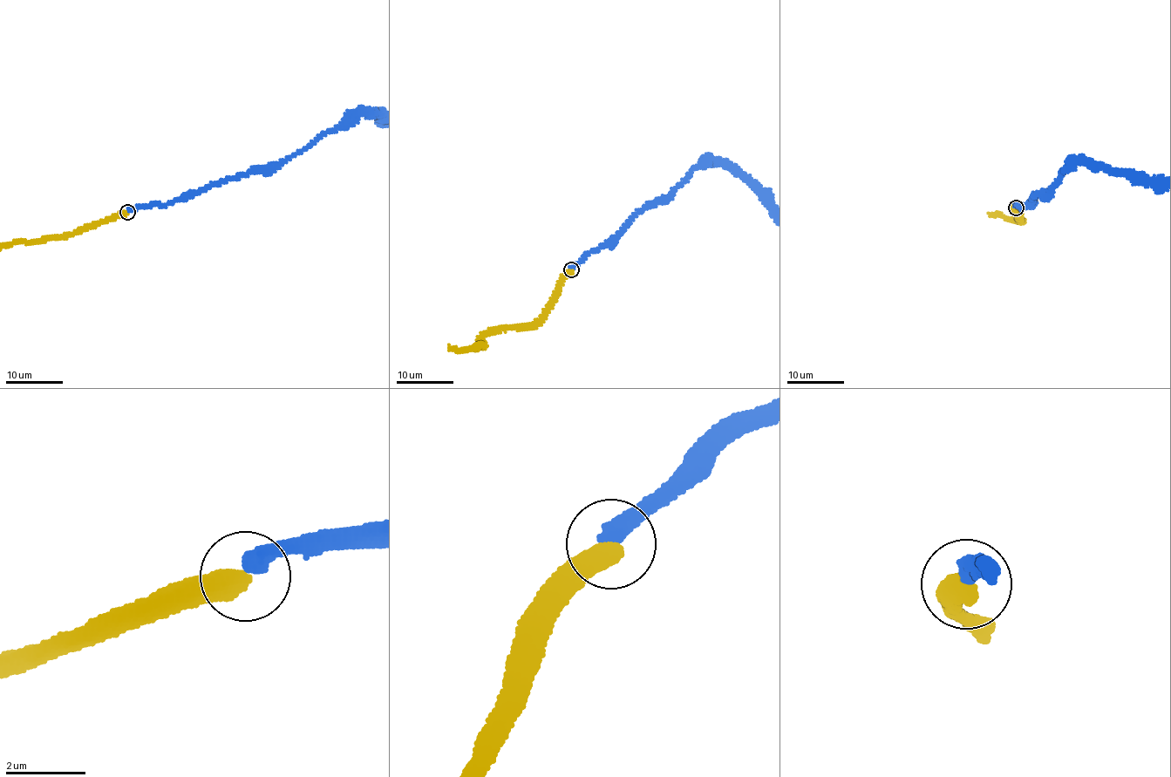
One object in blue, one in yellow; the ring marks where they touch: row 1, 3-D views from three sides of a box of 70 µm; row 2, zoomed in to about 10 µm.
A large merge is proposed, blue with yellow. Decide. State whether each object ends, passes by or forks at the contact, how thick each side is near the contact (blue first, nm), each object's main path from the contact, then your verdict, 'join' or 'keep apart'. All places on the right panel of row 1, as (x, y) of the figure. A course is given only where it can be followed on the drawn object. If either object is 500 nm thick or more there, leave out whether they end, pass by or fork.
blue ends there; yellow ends there; 400 nm thick on the blue side, 480 nm on the other; blue runs (1015, 207), (1031, 207), (1034, 194), (1049, 193), (1062, 171), (1072, 170), (1077, 161), (1163, 177); keep apart

